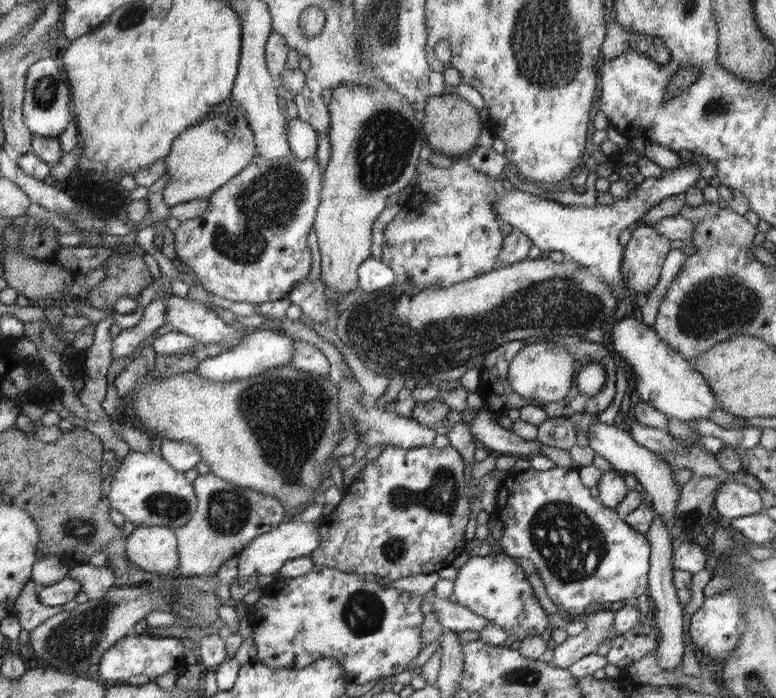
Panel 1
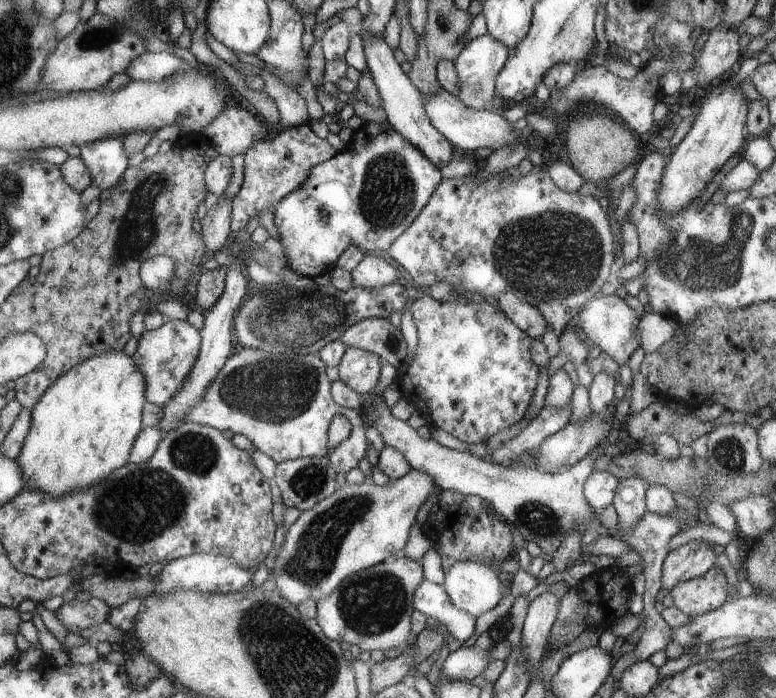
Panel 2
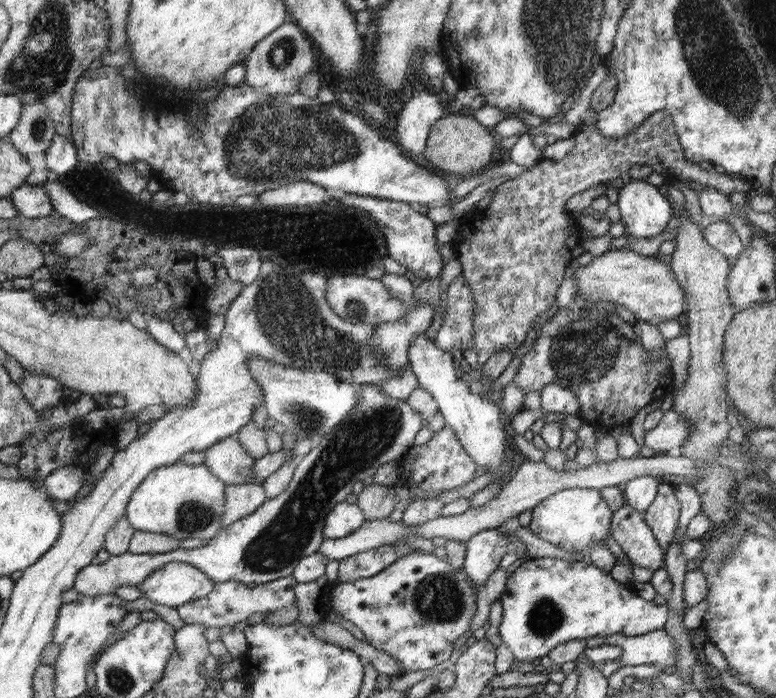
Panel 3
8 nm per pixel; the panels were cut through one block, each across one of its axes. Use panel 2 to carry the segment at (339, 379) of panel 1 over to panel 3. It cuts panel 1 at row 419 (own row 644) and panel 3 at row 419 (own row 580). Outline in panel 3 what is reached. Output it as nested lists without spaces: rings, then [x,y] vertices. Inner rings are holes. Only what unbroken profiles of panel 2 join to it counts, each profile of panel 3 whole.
[[[363,385],[358,387],[359,399],[357,406],[349,415],[332,431],[326,433],[316,443],[305,458],[298,459],[298,465],[294,471],[288,488],[278,494],[276,498],[267,498],[264,506],[257,508],[252,515],[237,520],[222,528],[214,538],[206,545],[194,549],[179,549],[166,554],[132,554],[124,553],[112,556],[105,562],[93,562],[83,568],[77,575],[74,586],[79,594],[84,596],[102,596],[113,594],[120,586],[137,586],[157,568],[169,562],[181,562],[194,565],[205,572],[215,583],[234,581],[244,584],[264,584],[281,579],[293,574],[301,558],[314,554],[324,539],[325,516],[337,506],[344,502],[347,494],[352,492],[352,486],[356,482],[362,482],[366,476],[373,474],[380,466],[398,461],[406,456],[408,448],[412,446],[412,440],[417,438],[419,431],[425,425],[421,413],[417,412],[405,400],[398,400],[378,385]]]

